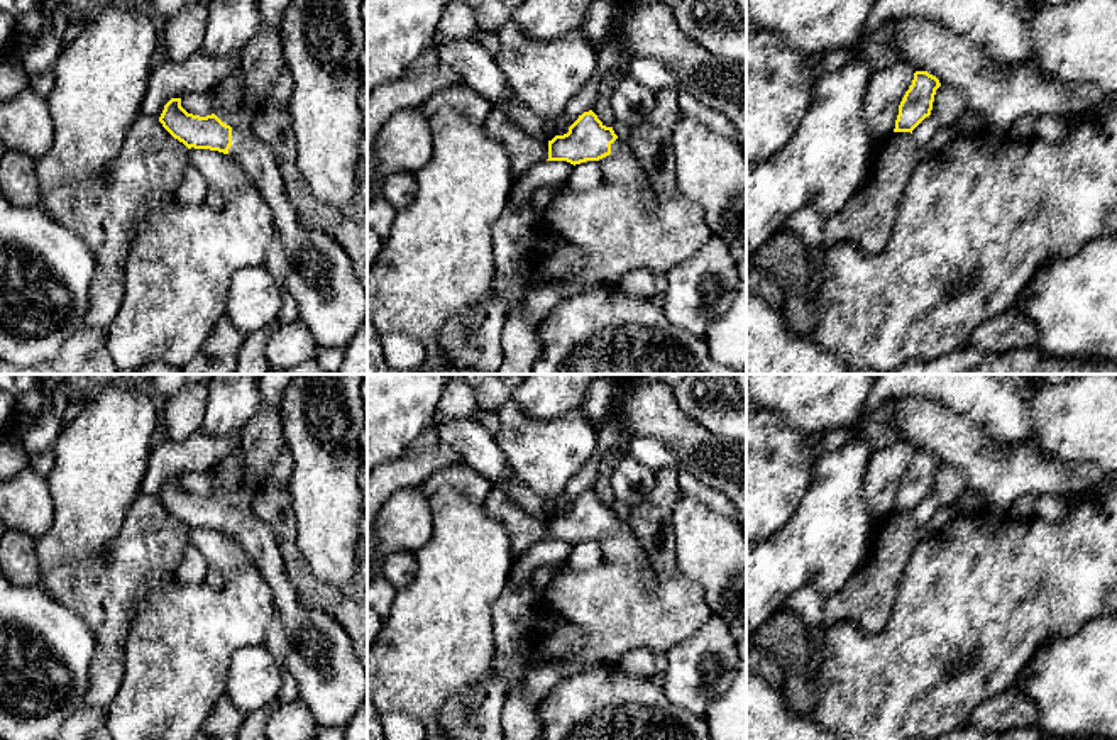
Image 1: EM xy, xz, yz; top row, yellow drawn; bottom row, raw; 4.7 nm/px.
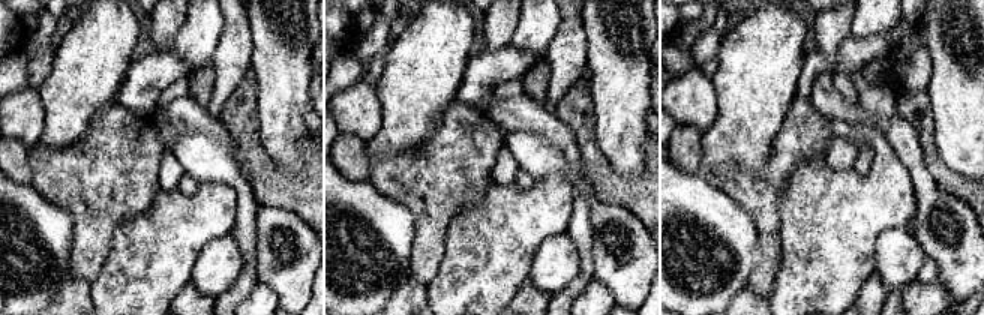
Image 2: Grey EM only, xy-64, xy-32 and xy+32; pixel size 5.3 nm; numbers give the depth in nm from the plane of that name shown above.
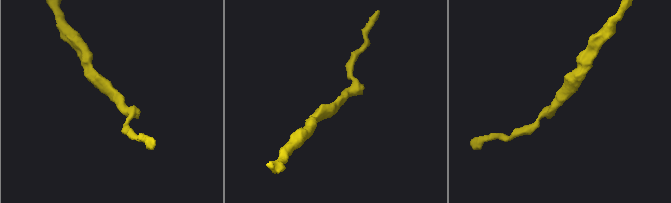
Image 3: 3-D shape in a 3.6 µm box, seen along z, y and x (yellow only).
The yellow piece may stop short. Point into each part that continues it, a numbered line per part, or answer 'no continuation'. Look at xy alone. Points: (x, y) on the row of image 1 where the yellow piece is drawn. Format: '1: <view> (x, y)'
1: xy (332, 303)

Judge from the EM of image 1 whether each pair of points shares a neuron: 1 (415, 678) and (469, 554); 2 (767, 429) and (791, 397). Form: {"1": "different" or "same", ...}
{"1": "same", "2": "different"}

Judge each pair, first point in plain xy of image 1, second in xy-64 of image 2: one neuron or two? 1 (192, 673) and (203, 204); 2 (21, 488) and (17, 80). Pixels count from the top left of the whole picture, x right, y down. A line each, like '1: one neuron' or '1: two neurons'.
1: one neuron
2: two neurons

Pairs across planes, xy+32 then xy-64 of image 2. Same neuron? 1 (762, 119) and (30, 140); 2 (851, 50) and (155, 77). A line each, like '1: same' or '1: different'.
1: different
2: same

